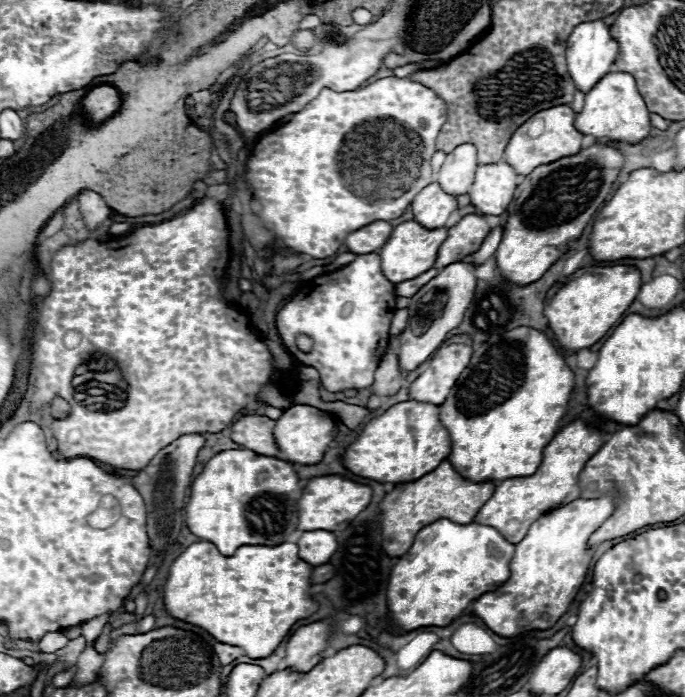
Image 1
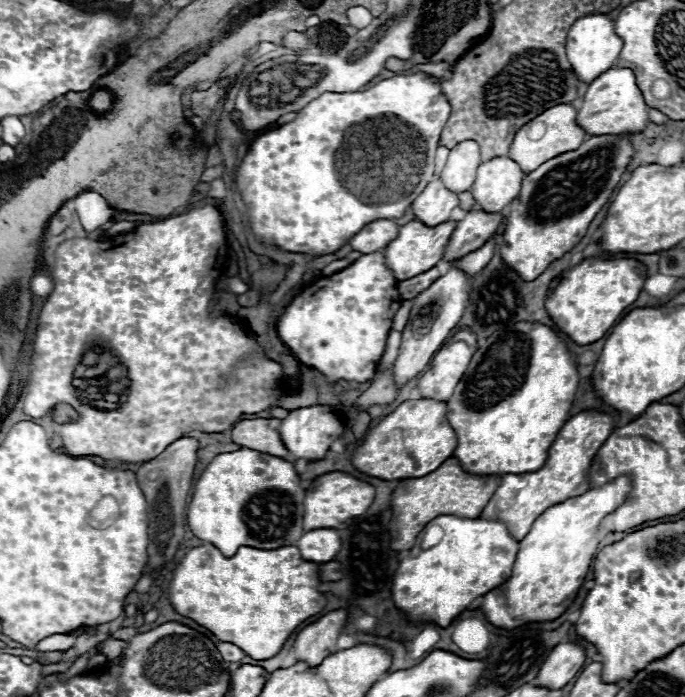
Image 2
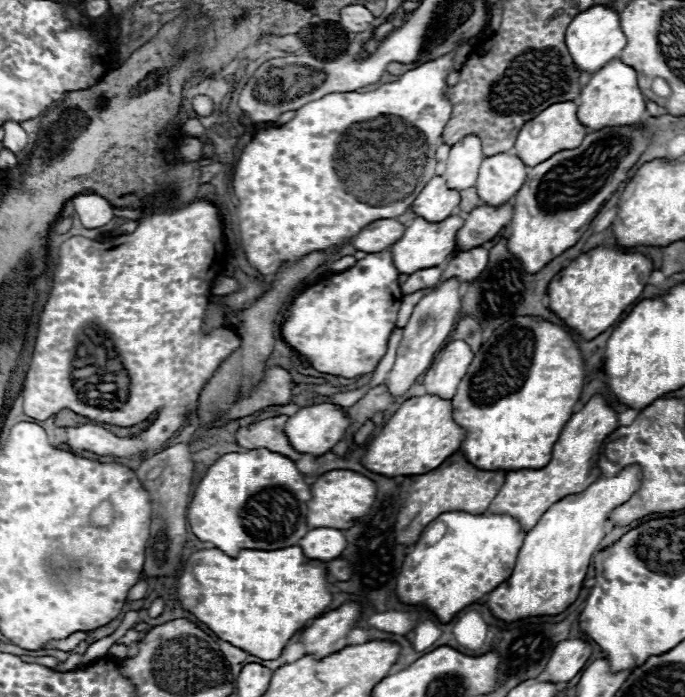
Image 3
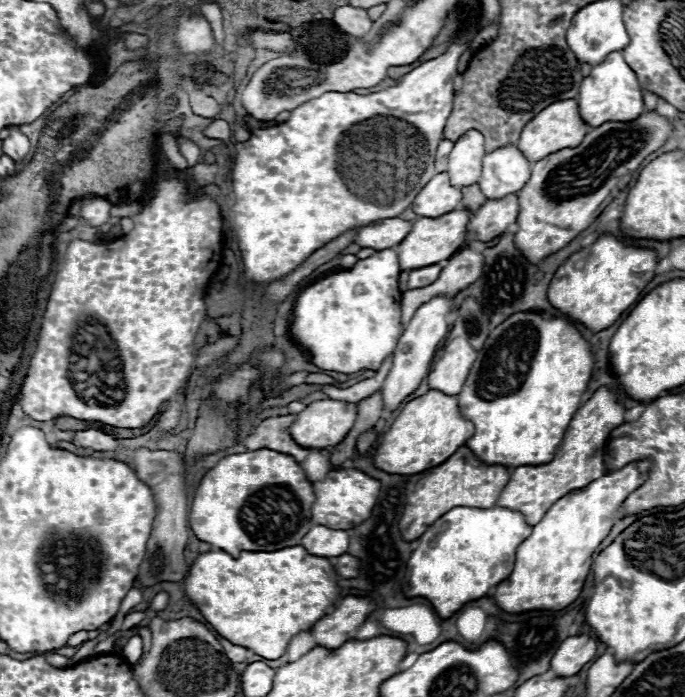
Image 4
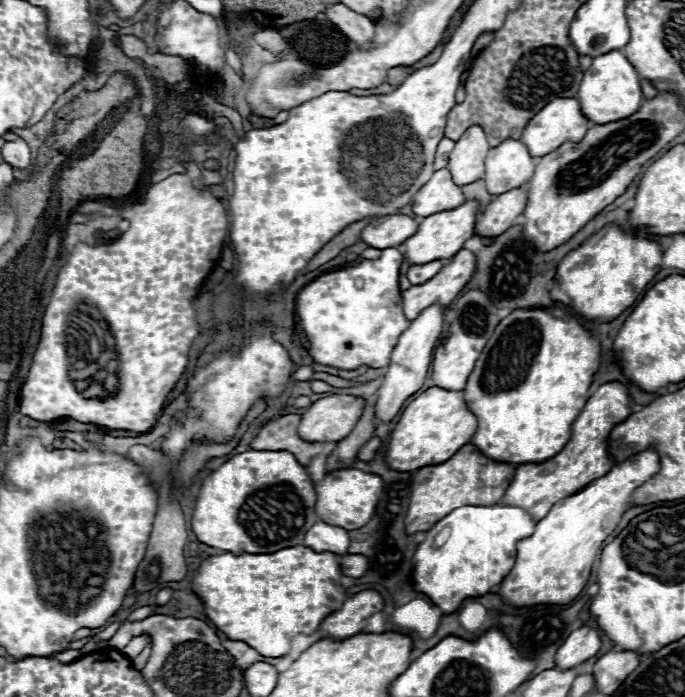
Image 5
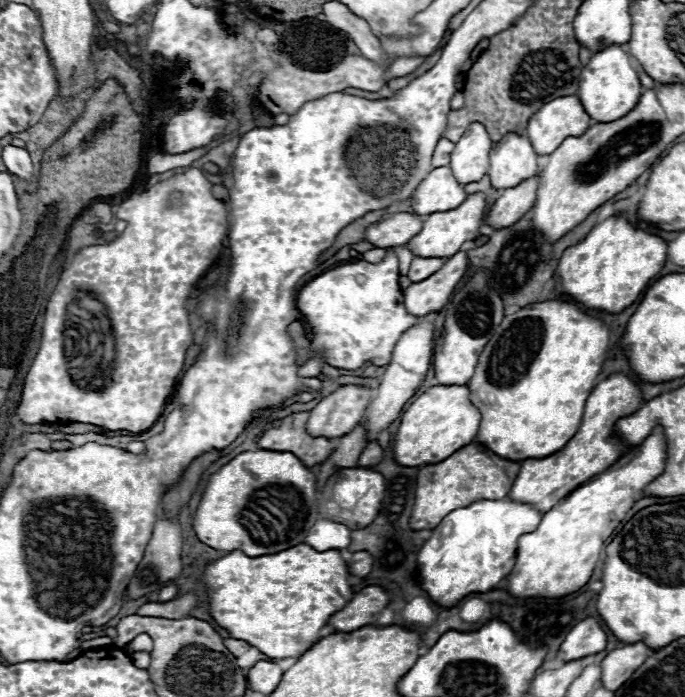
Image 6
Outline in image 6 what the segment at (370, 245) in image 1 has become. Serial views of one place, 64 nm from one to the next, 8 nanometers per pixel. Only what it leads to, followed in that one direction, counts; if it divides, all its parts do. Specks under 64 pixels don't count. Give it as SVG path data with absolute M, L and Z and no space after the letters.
M398 212L382 218L380 222L366 228L366 242L376 248L394 248L406 244L422 230L422 220L418 214Z

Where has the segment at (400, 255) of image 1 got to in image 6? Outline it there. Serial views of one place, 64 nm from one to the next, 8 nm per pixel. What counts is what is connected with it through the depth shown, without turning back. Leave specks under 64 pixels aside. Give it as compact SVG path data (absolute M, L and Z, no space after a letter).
M470 194L458 208L448 212L434 212L424 220L422 230L408 242L408 248L418 258L450 258L454 256L466 240L476 240L480 236L480 224L486 214L484 194Z

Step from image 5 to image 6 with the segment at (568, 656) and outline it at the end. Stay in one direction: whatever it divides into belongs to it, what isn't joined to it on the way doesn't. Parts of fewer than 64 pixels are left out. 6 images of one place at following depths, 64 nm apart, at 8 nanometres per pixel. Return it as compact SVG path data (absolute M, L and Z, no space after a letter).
M586 618L580 624L576 624L560 646L560 650L564 652L564 662L598 654L604 648L606 648L606 634L594 618Z

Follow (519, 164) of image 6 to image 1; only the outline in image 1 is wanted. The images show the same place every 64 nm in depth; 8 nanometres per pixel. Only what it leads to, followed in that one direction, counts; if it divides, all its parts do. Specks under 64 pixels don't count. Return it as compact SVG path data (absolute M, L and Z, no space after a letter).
M506 162L480 166L468 192L472 206L486 216L500 216L514 198L520 176Z

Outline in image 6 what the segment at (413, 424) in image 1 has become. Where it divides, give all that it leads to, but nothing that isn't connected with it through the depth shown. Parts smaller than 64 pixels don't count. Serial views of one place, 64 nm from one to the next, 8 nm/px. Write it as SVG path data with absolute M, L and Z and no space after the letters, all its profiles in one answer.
M432 386L420 394L402 414L396 438L394 460L400 466L424 466L446 460L450 454L470 444L480 426L480 414L468 400L468 386Z

